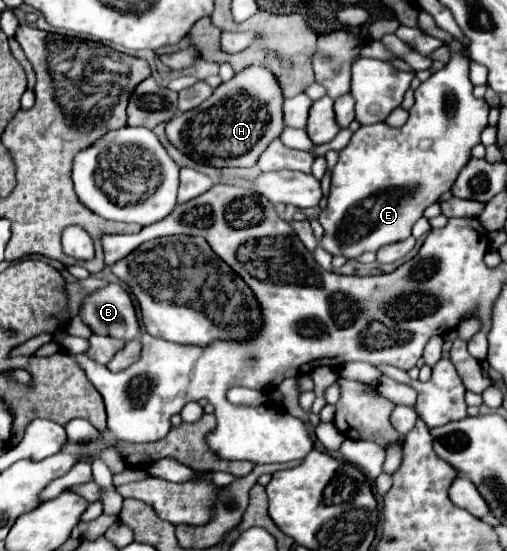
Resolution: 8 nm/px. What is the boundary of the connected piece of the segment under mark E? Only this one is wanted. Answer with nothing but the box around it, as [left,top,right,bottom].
[318,40,490,258]

